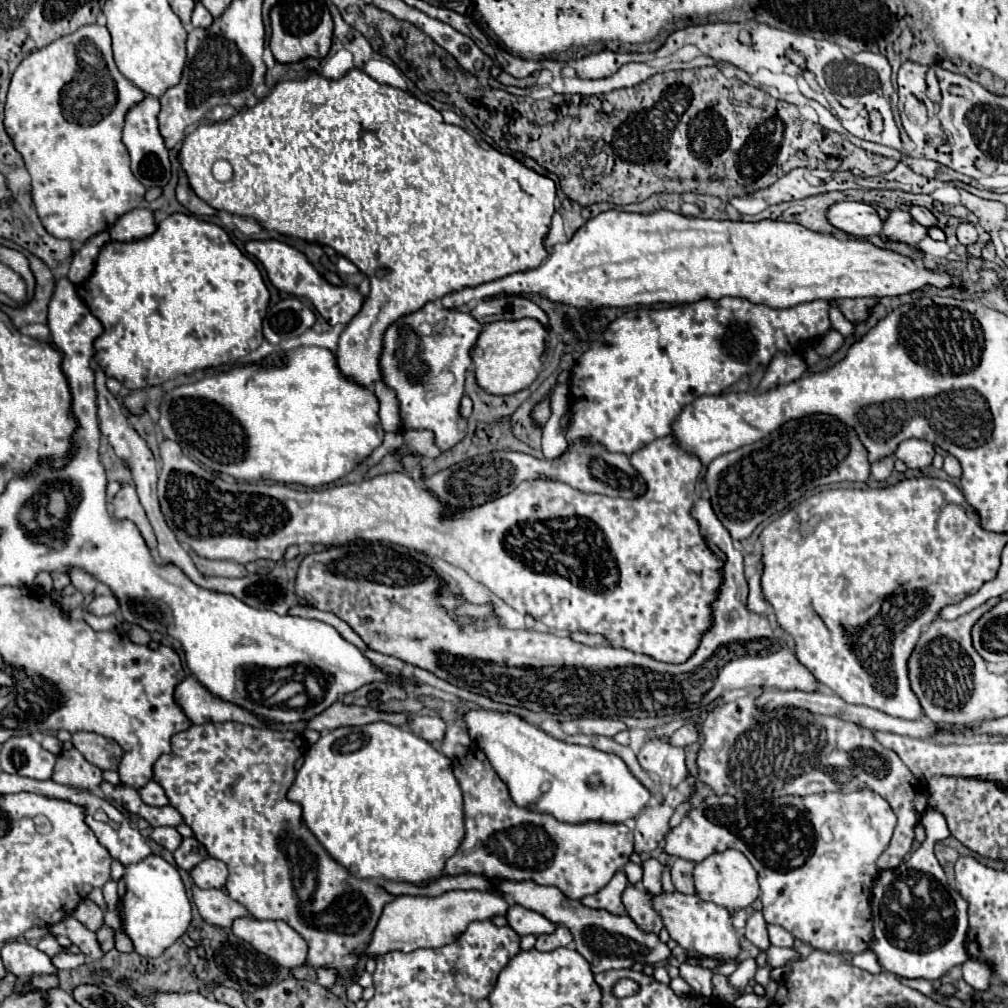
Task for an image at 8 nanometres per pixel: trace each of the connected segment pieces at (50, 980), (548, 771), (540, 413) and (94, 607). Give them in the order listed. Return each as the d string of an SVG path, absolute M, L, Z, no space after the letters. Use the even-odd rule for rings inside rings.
M46 975L42 979L32 979L30 981L34 987L38 987L40 991L46 991L46 989L52 989L52 987L58 987L58 977L56 975Z
M470 709L464 713L462 721L470 739L482 747L494 771L512 791L512 799L518 807L552 813L558 821L566 823L622 823L636 817L648 803L650 793L646 787L628 771L624 761L612 753L554 739L546 731L508 711ZM592 773L600 773L600 789L588 789L586 779Z
M544 401L544 403L538 403L536 407L534 407L534 419L536 419L536 423L542 427L546 421L548 421L548 415L550 415L550 401Z
M104 595L104 597L94 597L90 605L84 607L88 613L92 615L110 615L116 613L118 609L118 601L114 599L114 595Z

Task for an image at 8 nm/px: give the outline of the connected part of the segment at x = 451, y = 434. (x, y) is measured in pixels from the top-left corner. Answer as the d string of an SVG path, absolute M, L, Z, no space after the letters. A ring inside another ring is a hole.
M432 303L424 305L422 309L404 315L394 325L388 327L384 335L384 349L380 359L382 377L386 379L386 385L396 391L400 401L400 415L404 429L430 429L436 433L436 445L446 451L454 447L464 433L458 429L460 413L458 405L464 391L464 375L468 365L472 365L470 351L476 345L478 337L482 333L482 325L470 315L462 311L446 311L436 309ZM400 355L402 367L400 367ZM448 369L452 373L452 385L448 391L438 393L436 397L428 397L428 389L424 389L424 379L428 379L428 373L438 375L438 371Z

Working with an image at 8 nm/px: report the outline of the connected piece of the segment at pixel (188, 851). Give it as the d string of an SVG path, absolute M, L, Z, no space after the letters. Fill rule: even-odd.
M190 837L190 839L184 839L182 845L174 851L174 859L176 859L176 865L180 869L186 869L186 871L192 871L200 861L204 861L208 857L206 849L198 843L198 839Z

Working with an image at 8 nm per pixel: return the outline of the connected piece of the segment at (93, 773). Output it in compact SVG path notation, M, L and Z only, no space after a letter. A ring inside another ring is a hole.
M70 749L70 751L62 751L56 757L52 781L100 795L98 789L102 783L102 771L96 765L88 763L76 749Z

